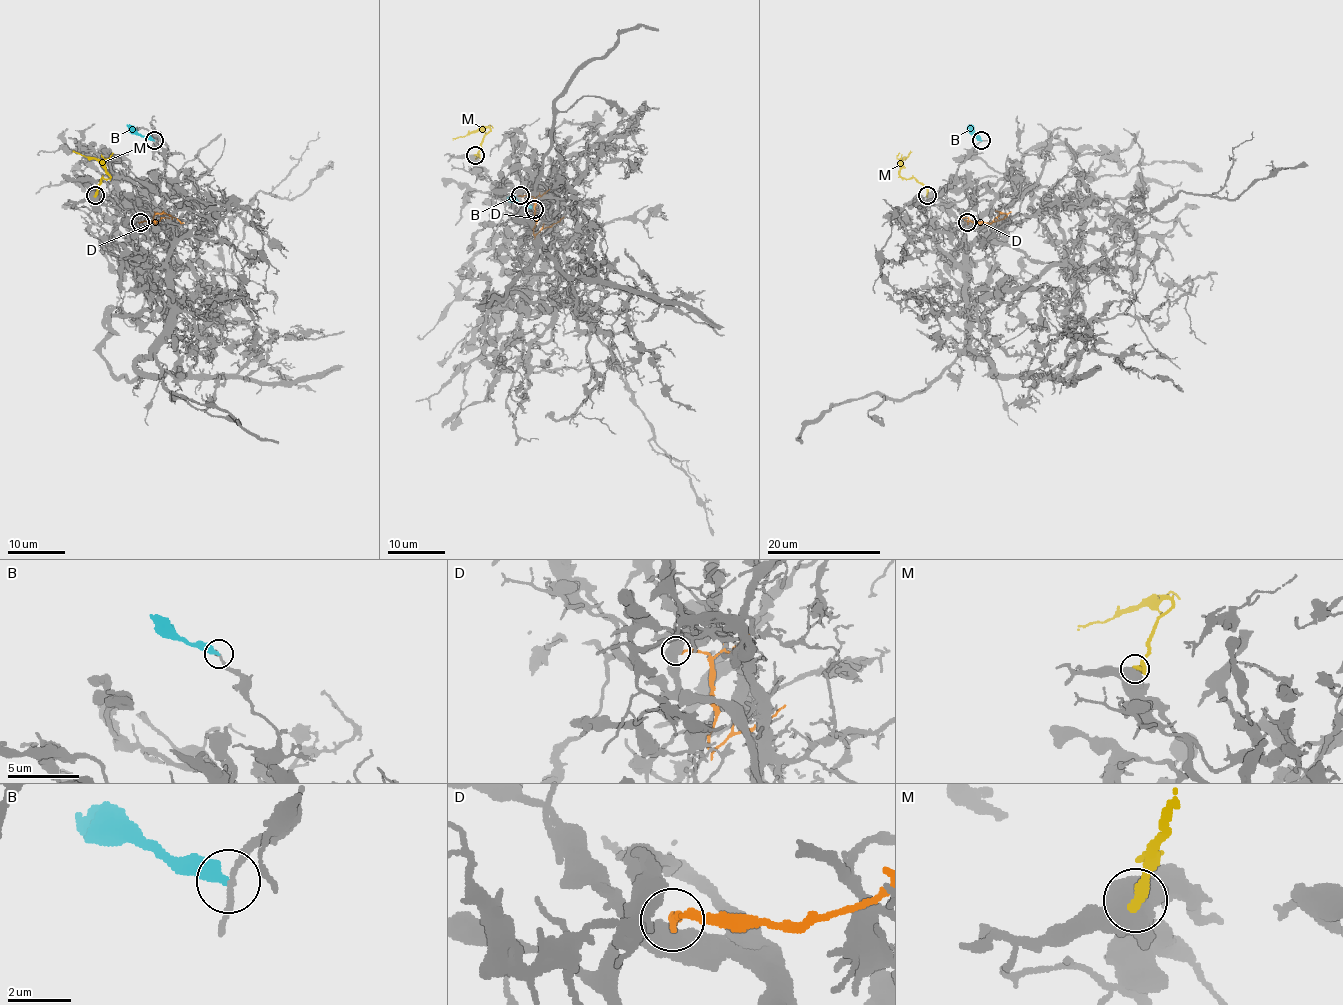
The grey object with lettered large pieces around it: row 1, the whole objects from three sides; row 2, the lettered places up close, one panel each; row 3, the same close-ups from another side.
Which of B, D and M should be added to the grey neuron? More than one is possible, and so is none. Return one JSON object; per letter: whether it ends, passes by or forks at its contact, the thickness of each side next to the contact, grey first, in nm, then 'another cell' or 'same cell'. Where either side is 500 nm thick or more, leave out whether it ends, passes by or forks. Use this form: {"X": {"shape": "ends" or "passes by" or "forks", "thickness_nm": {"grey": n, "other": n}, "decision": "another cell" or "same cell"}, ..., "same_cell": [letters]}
{"B": {"shape": "ends", "thickness_nm": {"grey": 150, "other": 400}, "decision": "another cell"}, "D": {"thickness_nm": {"grey": 550, "other": 140}, "decision": "another cell"}, "M": {"thickness_nm": {"grey": 800, "other": 360}, "decision": "another cell"}, "same_cell": []}

